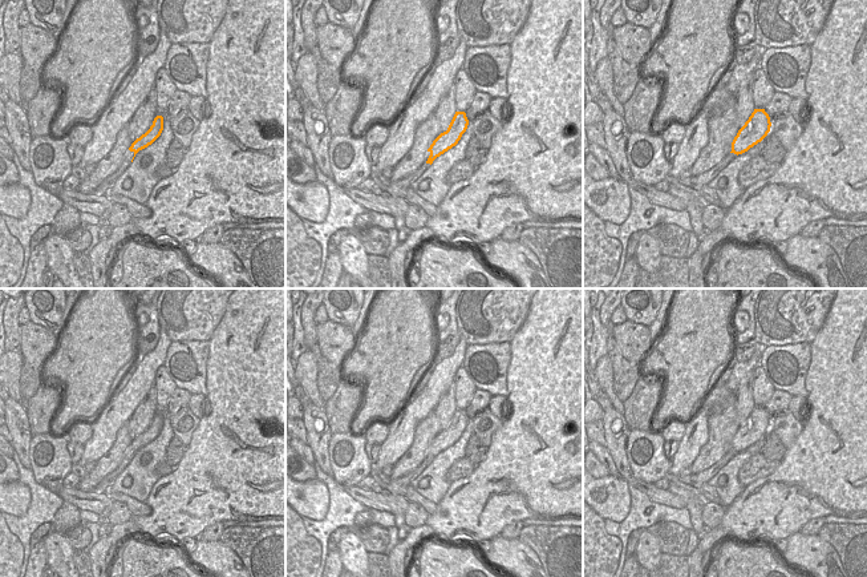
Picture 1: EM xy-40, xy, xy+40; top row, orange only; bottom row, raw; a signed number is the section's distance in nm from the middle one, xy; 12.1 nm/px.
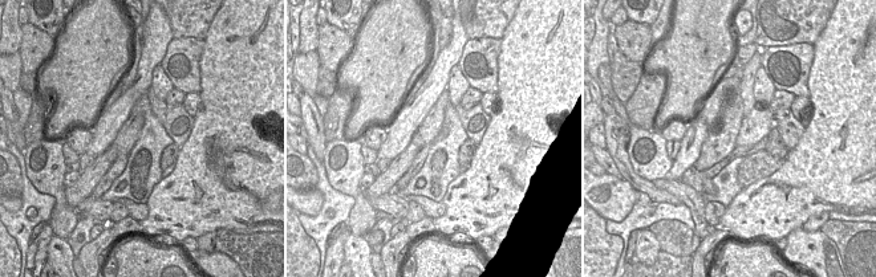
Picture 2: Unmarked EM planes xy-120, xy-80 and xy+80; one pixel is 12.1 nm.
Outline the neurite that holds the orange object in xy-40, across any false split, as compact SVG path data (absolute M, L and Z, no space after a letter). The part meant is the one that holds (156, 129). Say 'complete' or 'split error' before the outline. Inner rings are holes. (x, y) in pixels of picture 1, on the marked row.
split error | M157 116L153 121L153 125L150 126L150 129L142 134L139 138L137 138L131 146L125 152L123 157L122 157L122 162L119 165L119 168L117 169L116 173L113 173L112 175L106 177L105 181L110 183L110 186L113 186L114 181L127 169L127 166L133 162L135 154L147 148L149 145L151 145L162 133L163 130L163 117L162 116Z

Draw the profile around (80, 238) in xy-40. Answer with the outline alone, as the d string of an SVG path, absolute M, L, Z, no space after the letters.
M77 227L61 237L66 239L74 253L85 251L92 243L92 234L84 227Z

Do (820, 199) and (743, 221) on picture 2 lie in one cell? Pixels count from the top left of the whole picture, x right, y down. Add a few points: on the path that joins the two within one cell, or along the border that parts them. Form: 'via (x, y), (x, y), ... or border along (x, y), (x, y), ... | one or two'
via (802, 199), (786, 199), (762, 211) | one

